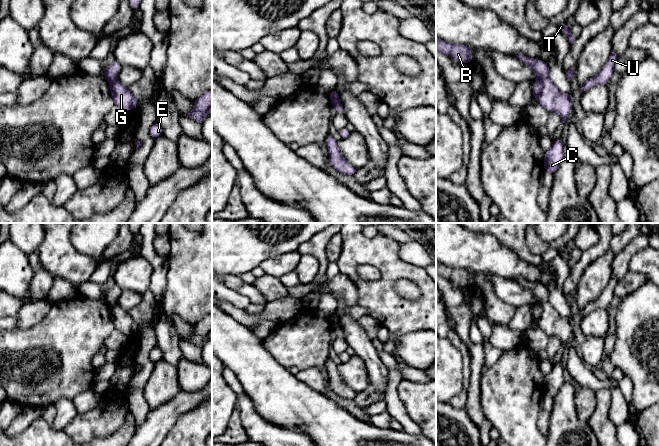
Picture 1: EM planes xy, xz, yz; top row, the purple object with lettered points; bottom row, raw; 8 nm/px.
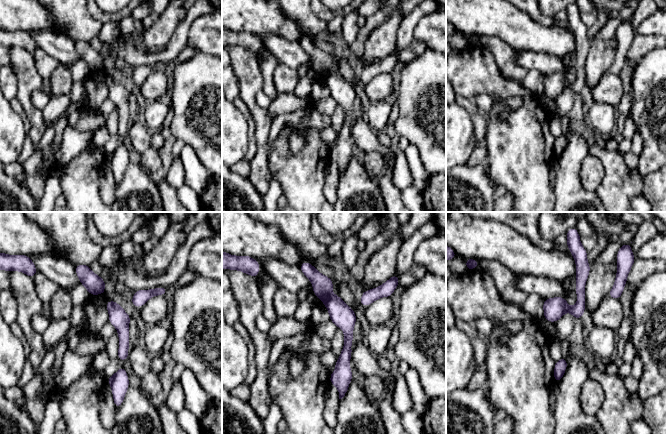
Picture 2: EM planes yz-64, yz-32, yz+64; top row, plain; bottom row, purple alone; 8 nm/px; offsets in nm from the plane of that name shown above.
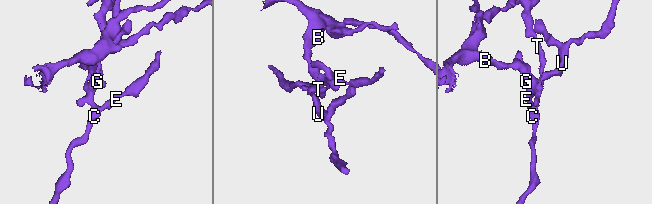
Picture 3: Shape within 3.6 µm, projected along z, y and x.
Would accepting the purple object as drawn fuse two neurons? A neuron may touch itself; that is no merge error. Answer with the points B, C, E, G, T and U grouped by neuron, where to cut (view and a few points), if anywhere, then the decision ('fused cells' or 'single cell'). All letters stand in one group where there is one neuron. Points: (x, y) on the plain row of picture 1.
B / C E G T U | yz (547, 301), (537, 304) | fused cells

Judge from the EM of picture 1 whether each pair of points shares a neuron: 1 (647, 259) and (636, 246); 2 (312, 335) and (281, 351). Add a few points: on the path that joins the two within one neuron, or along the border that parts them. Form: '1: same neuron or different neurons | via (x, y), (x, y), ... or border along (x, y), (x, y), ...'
1: different neurons | border along (648, 245), (631, 258), (627, 270)
2: same neuron | via (304, 341), (289, 344)

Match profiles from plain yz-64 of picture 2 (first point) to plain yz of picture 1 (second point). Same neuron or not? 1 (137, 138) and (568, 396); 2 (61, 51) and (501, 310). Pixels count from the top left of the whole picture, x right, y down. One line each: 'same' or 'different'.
1: different
2: different

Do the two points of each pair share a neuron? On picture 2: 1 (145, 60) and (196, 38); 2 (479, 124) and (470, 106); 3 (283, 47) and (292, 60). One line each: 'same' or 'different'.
1: different
2: same
3: same

